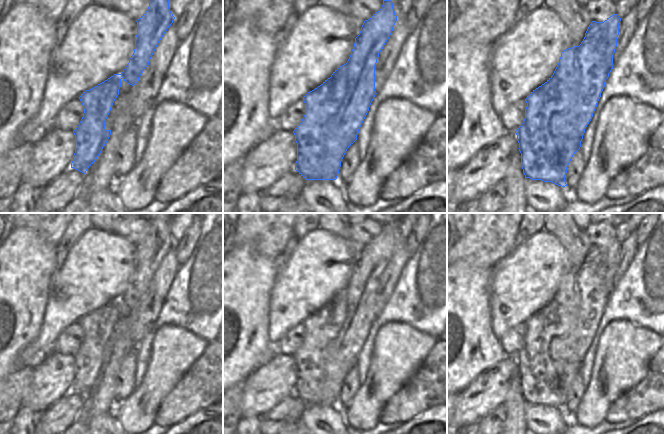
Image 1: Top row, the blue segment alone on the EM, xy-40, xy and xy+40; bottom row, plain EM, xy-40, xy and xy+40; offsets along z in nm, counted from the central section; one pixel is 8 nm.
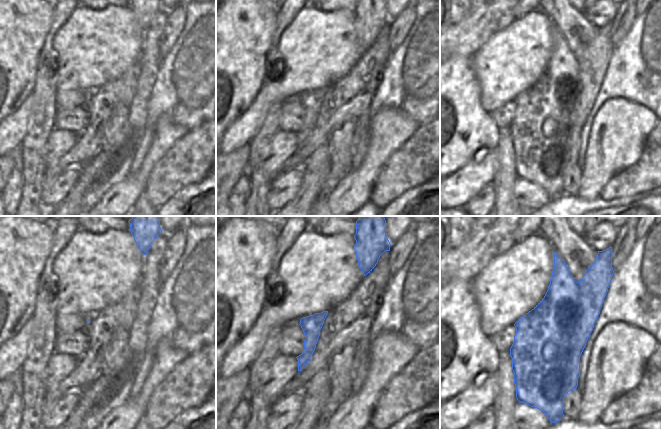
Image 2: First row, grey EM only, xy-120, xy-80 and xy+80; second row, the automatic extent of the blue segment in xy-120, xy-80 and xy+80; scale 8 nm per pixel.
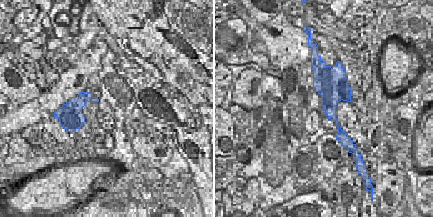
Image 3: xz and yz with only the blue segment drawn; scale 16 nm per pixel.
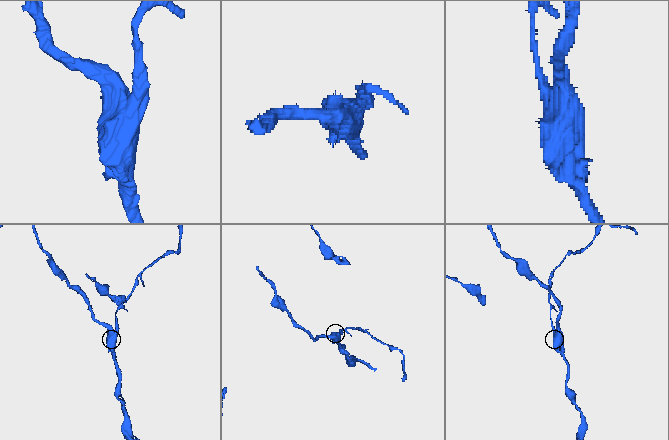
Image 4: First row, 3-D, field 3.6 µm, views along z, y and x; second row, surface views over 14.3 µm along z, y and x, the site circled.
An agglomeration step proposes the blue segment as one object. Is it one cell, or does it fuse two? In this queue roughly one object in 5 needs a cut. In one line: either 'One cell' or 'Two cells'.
Two cells.

